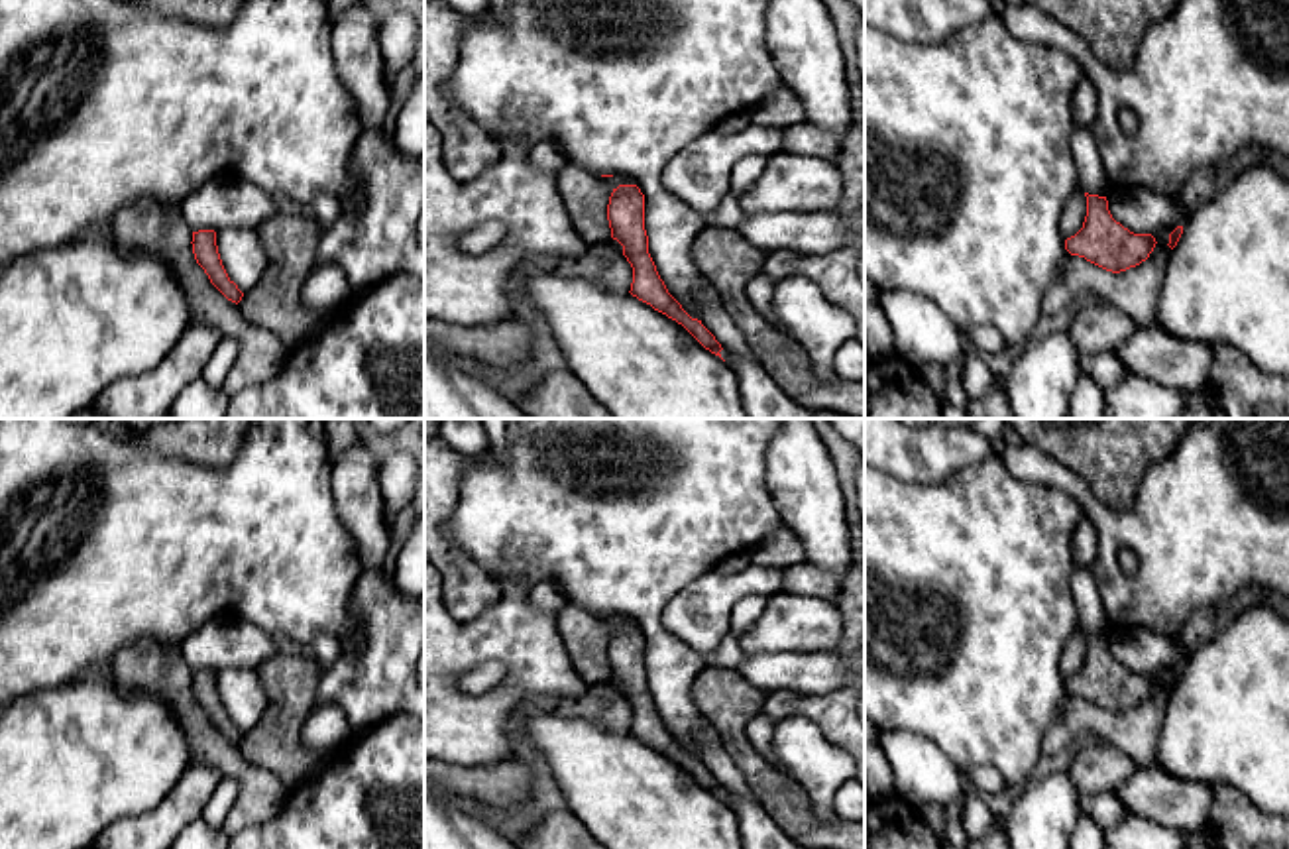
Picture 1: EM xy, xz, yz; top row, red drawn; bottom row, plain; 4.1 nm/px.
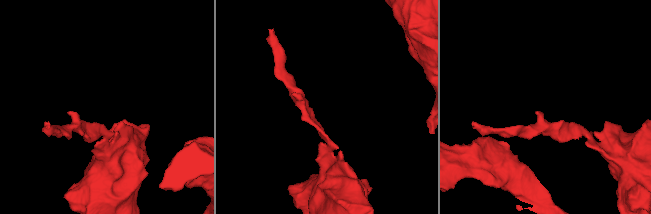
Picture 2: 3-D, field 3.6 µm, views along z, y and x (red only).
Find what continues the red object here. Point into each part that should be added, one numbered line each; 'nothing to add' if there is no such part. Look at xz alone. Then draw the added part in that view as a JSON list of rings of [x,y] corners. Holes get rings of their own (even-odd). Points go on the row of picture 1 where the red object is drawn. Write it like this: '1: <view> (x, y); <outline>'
nothing to add

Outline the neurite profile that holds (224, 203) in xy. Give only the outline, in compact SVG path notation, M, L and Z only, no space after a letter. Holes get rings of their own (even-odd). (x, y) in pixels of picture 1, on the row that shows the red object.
M238 177L208 181L191 193L179 208L191 232L257 230L277 212L271 195Z

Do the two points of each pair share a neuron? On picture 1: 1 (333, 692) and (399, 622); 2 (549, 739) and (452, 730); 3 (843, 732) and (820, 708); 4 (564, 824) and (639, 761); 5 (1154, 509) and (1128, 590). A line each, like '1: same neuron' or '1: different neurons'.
1: same neuron
2: different neurons
3: same neuron
4: different neurons
5: same neuron

